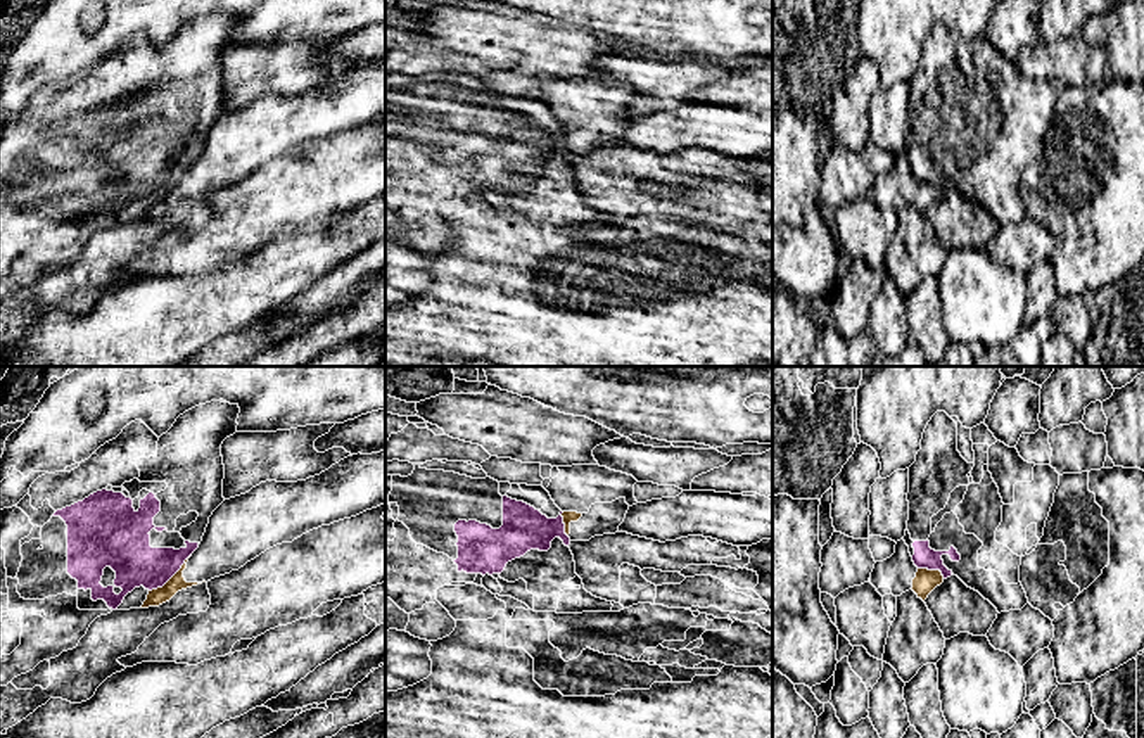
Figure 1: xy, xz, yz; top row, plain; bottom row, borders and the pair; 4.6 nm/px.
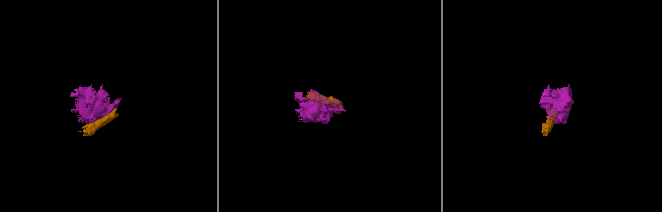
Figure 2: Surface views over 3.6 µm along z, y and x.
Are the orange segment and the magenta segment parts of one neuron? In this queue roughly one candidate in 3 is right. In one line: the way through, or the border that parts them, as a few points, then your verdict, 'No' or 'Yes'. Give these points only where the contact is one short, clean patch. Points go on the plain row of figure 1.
Boundary: xy (189, 168), (161, 199), (149, 204). No

